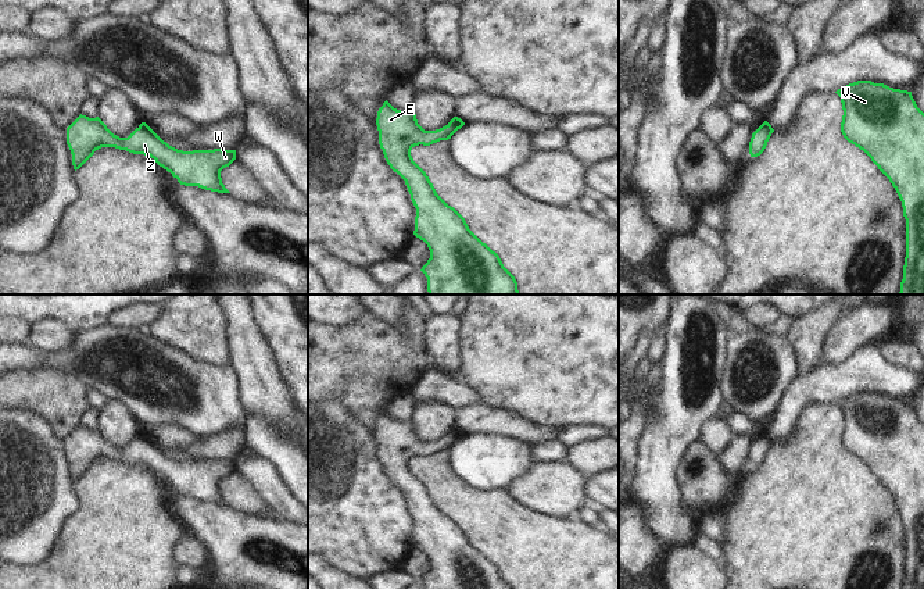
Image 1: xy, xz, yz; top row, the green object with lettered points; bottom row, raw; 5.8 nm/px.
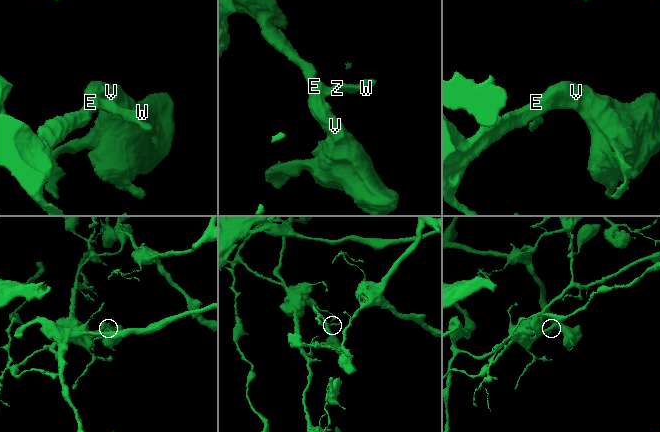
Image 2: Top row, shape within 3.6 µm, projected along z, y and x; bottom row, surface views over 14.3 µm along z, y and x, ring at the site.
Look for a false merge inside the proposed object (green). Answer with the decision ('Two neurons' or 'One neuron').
One neuron

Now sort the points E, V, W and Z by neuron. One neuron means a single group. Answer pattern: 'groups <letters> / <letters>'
groups E V W Z

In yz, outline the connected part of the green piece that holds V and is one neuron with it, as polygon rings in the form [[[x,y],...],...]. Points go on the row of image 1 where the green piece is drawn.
[[[857,81],[835,92],[842,103],[841,132],[863,150],[895,188],[906,219],[906,257],[899,294],[924,294],[924,113],[912,92]]]

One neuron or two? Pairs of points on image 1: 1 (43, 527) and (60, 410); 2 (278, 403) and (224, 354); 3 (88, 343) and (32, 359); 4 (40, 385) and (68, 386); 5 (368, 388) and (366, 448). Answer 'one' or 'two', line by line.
1: two
2: two
3: one
4: one
5: two

